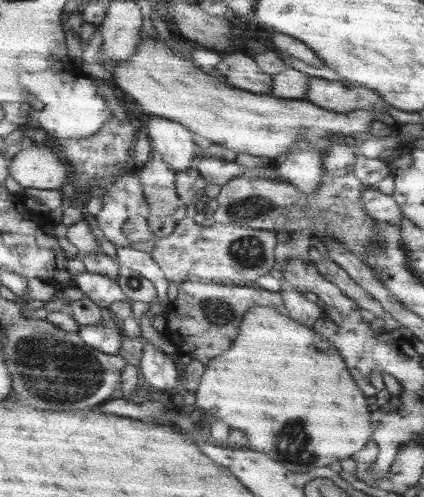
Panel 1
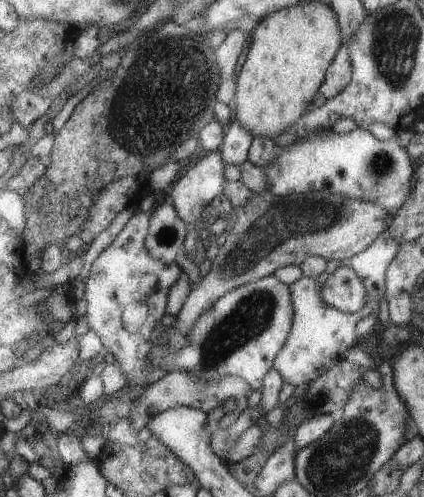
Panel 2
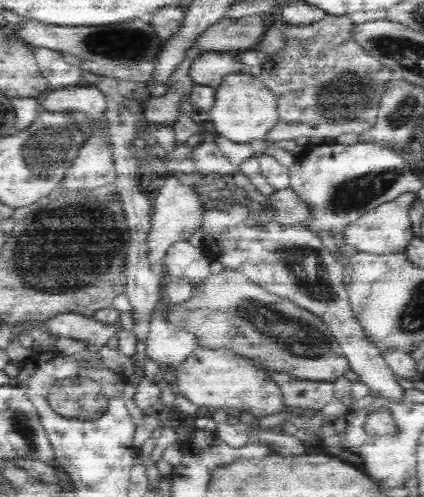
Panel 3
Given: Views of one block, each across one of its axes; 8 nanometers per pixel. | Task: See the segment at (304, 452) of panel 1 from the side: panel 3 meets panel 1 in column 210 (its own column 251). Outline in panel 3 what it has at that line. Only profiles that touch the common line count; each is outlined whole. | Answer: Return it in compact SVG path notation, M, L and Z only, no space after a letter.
M198 350L192 354L180 368L176 368L176 390L180 396L190 400L192 404L206 408L210 412L222 408L228 410L228 406L238 408L240 412L250 410L254 416L268 416L286 410L284 398L280 388L266 378L262 368L256 368L254 364L234 356L226 350Z

